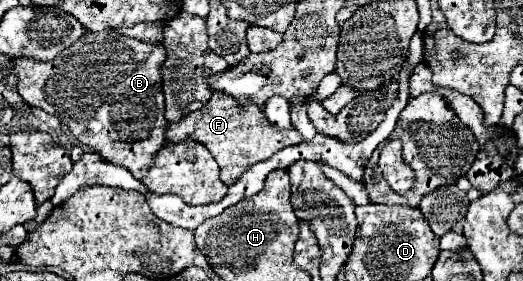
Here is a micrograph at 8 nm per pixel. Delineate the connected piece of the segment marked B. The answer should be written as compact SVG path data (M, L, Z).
M112 30L88 32L68 50L60 52L50 62L16 58L16 70L20 76L18 92L30 106L38 106L48 114L56 114L62 124L74 134L78 142L96 150L104 160L120 164L132 172L134 178L142 180L148 174L158 150L162 148L166 118L164 118L164 96L160 82L160 66L166 60L162 44L150 44L126 38Z

